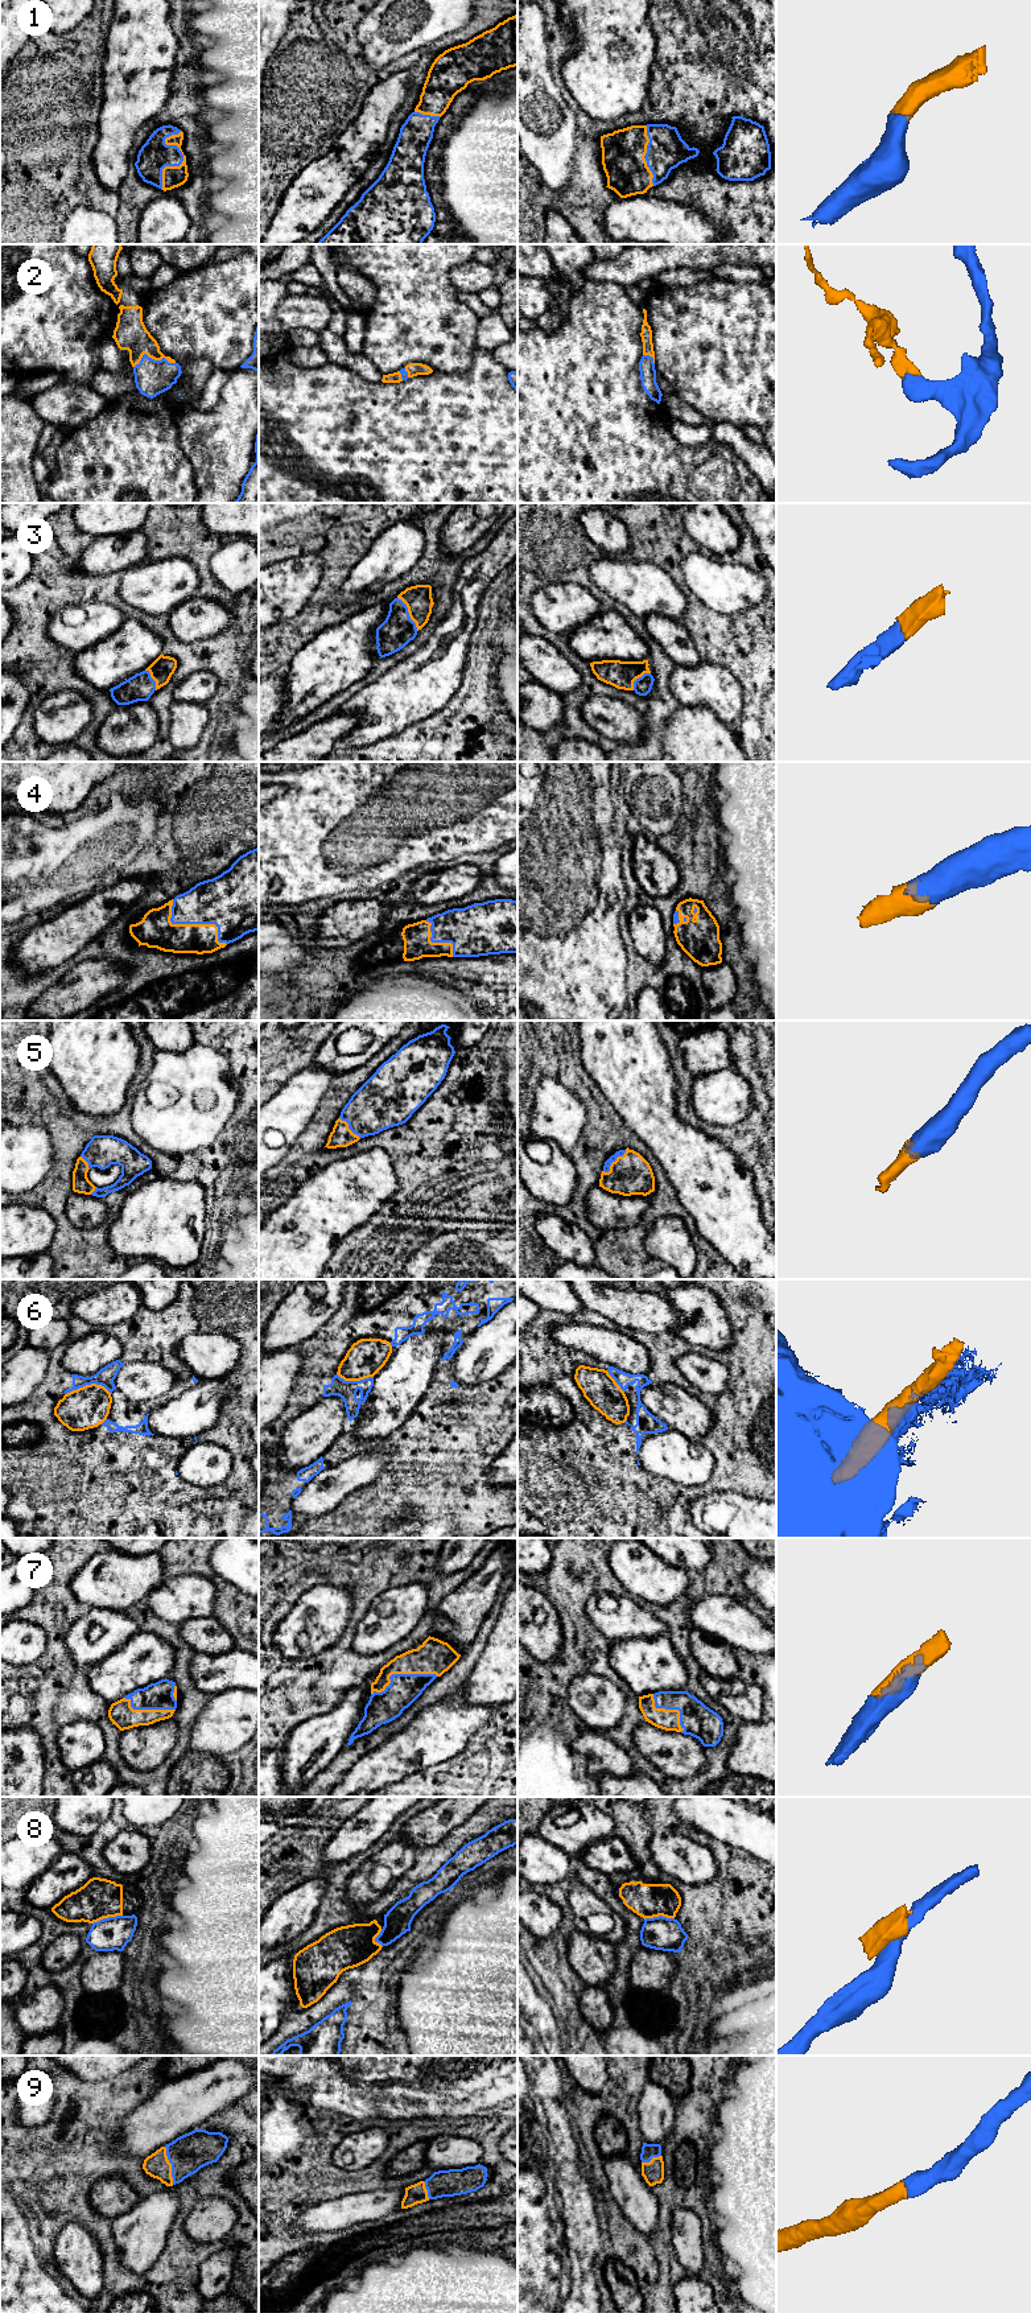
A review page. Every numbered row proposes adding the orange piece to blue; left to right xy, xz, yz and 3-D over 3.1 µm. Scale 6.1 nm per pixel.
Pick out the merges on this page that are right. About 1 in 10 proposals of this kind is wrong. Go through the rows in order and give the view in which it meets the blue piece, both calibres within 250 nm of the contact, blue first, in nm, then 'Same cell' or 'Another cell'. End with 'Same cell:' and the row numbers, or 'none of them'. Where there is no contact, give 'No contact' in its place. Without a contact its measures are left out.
1: Touches blue in xy. Thickness 190 nm (blue) against 130 nm. Same cell
2: Touches blue in xy. Thickness 220 nm (blue) against 200 nm. Same cell
3: Touches blue in xz. Thickness 200 nm (blue) against 160 nm. Same cell
4: Touches blue in xy. Thickness 340 nm (blue) against 200 nm. Same cell
5: Touches blue in yz. Thickness 50 nm (blue) against 240 nm. Same cell
6: Touches blue in xy. Thickness 110 nm (blue) against 260 nm. Another cell
7: Touches blue in xz. Thickness 190 nm (blue) against 200 nm. Same cell
8: Touches blue in xy. Thickness 200 nm (blue) against 240 nm. Another cell
9: Touches blue in xy. Thickness 240 nm (blue) against 150 nm. Same cell
Same cell: 1, 2, 3, 4, 5, 7, 9

